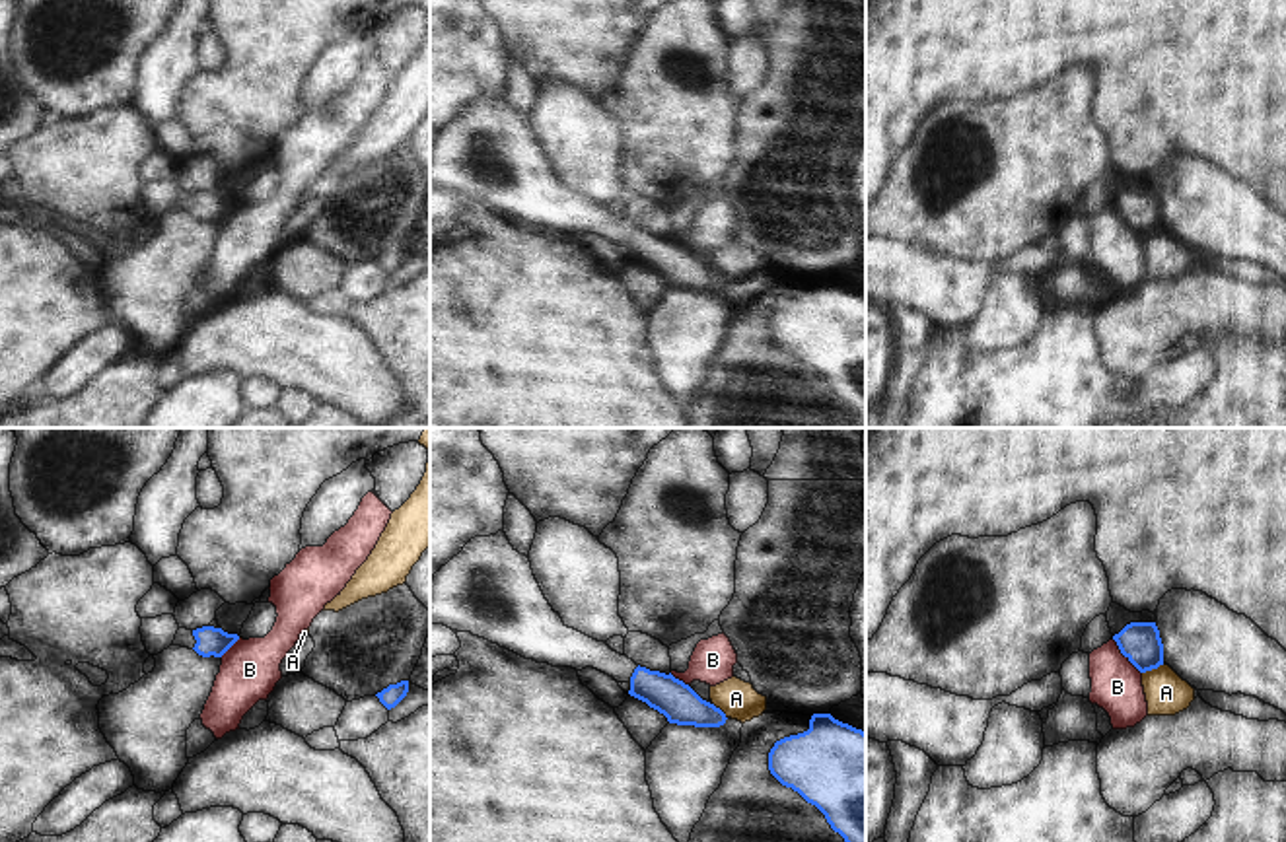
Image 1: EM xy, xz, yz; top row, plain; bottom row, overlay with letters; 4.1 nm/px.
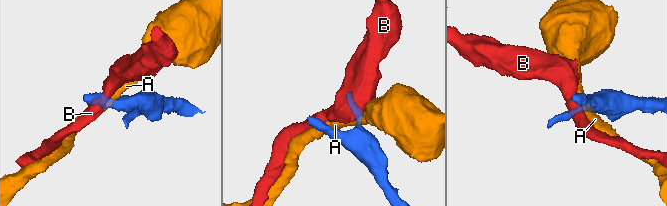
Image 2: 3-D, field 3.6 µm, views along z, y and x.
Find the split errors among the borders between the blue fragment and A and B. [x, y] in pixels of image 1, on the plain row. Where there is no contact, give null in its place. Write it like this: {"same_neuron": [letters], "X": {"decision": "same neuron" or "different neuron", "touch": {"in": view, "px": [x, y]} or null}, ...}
{"same_neuron": [], "A": {"decision": "different neuron", "touch": {"in": "yz", "px": [1152, 232]}}, "B": {"decision": "different neuron", "touch": {"in": "yz", "px": [1123, 218]}}}

